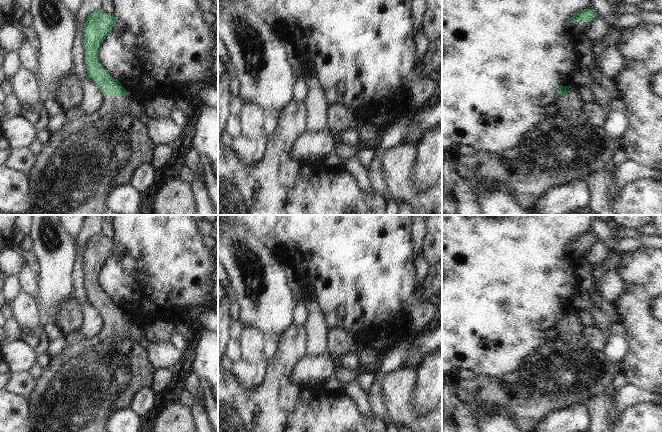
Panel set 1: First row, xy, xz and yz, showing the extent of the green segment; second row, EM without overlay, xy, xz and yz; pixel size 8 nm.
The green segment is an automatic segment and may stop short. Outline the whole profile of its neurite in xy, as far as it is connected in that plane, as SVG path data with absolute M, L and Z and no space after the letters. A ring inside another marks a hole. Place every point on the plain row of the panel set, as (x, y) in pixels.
M97 234L88 240L83 252L87 301L97 309L104 320L103 329L90 339L68 344L58 356L51 358L35 381L34 390L27 397L30 402L31 416L55 419L58 432L106 432L105 424L109 417L115 412L128 409L136 393L142 388L149 388L153 383L155 367L150 363L146 350L128 335L132 325L130 316L114 303L99 285L99 272L105 261L112 255L115 246L117 244L114 239Z

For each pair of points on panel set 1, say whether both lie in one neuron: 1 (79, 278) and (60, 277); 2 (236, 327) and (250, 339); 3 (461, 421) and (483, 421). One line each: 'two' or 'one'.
1: two
2: two
3: two

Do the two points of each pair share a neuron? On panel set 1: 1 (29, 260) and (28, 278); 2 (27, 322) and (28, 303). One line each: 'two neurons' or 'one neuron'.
1: one neuron
2: one neuron

